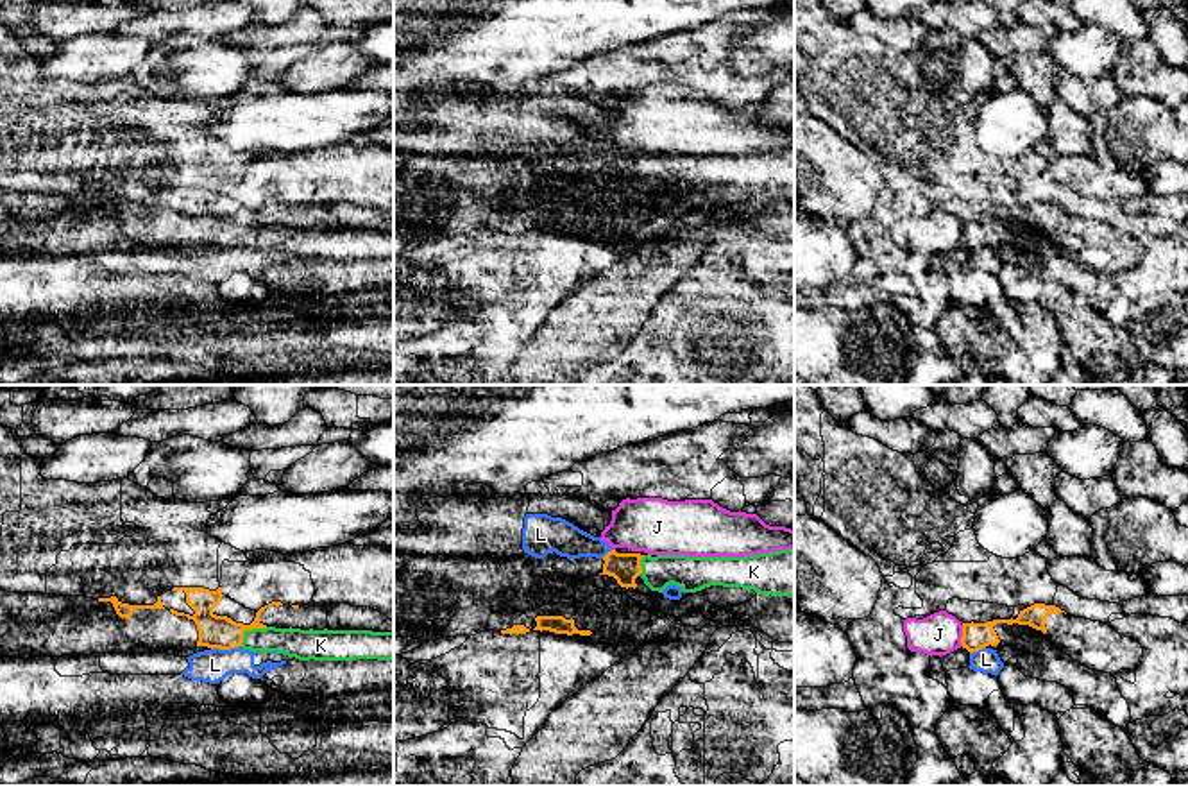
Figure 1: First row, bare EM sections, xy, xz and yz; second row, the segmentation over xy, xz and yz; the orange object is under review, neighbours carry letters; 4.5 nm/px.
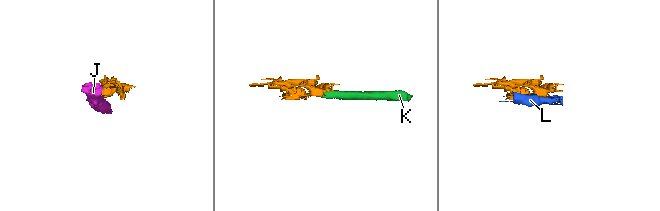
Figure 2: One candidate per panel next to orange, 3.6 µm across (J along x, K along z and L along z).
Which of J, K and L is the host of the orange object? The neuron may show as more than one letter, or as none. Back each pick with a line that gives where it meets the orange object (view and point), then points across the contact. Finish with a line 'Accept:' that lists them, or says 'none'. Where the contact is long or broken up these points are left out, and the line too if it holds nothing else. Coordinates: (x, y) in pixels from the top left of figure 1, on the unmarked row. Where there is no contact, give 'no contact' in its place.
K: meets orange in xy at (249, 228); runs through xy (222, 231), (249, 228), (258, 237), (297, 242)
Accept: K

